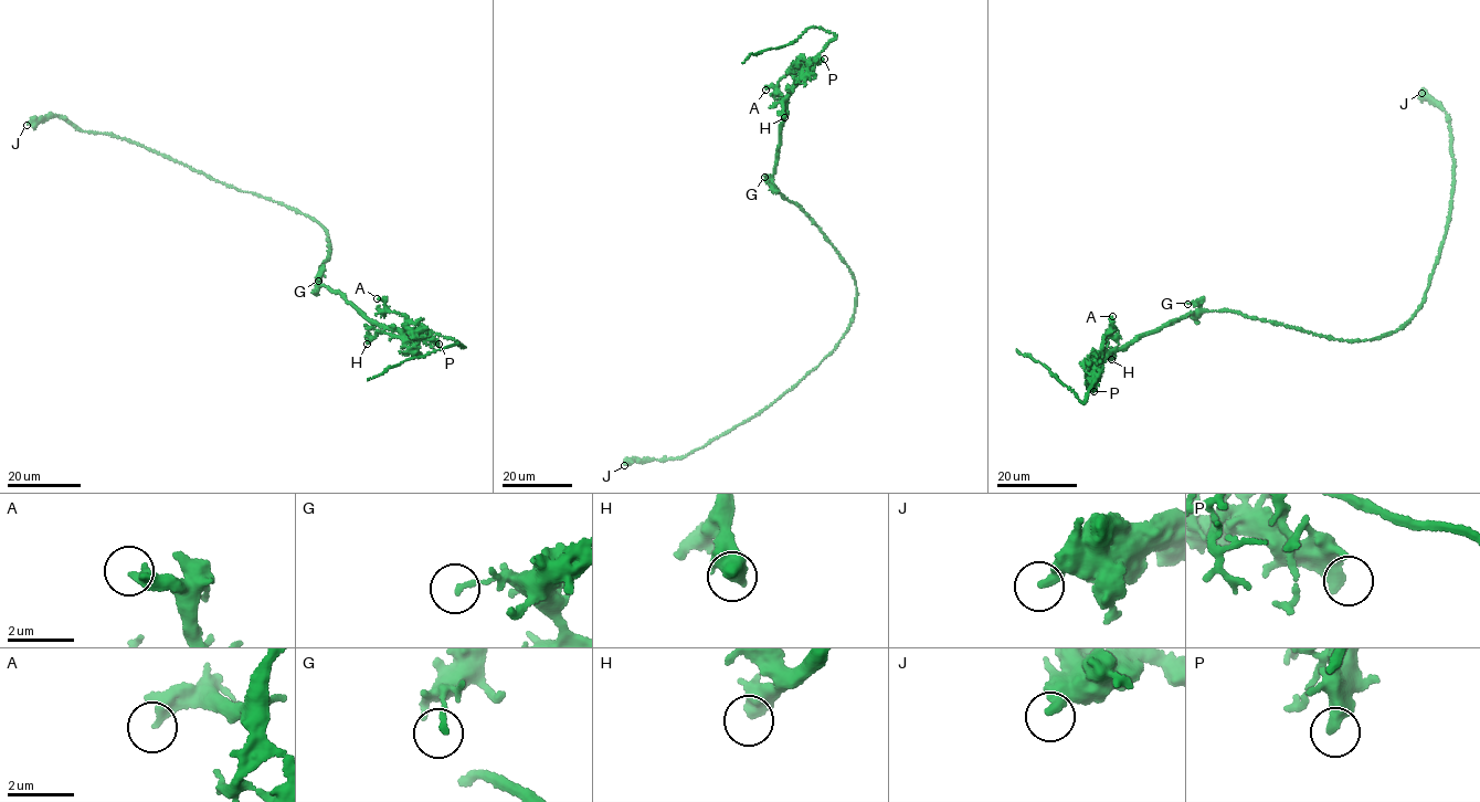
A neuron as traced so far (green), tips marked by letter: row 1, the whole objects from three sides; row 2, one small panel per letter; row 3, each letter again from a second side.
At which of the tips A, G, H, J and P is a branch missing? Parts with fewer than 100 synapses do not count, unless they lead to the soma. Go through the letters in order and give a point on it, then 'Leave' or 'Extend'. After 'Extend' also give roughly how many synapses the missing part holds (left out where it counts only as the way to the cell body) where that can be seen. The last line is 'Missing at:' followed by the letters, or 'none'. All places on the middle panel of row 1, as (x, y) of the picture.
A: Place: (765, 90). Leave
G: Place: (764, 177). Leave
H: Place: (784, 117). Leave
J: Place: (624, 465). Leave
P: Place: (824, 59). Leave
Missing at: none

